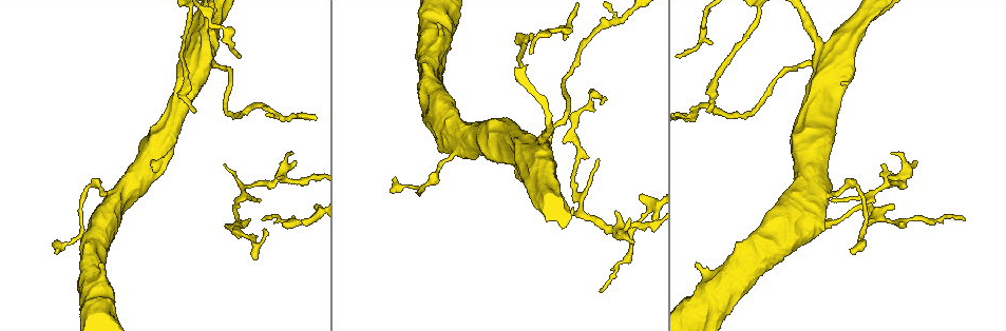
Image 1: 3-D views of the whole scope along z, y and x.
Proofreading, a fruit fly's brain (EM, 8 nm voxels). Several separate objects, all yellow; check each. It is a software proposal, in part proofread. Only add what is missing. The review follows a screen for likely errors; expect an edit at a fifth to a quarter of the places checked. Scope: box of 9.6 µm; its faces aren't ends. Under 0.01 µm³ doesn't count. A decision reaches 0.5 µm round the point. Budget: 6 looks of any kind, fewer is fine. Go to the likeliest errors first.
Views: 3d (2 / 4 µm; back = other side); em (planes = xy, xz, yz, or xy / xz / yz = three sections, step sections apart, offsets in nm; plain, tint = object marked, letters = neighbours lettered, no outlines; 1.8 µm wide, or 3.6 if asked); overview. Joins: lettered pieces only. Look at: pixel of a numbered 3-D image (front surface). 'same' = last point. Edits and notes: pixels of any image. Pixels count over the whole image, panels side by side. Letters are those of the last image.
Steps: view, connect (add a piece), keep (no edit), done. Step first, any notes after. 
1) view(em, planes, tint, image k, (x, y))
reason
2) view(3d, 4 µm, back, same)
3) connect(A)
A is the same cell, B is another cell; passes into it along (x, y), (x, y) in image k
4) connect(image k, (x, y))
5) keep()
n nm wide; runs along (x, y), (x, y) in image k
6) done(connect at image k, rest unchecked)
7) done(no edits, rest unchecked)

view(3d, 2 µm, image 1, (870, 221))
branch stops here

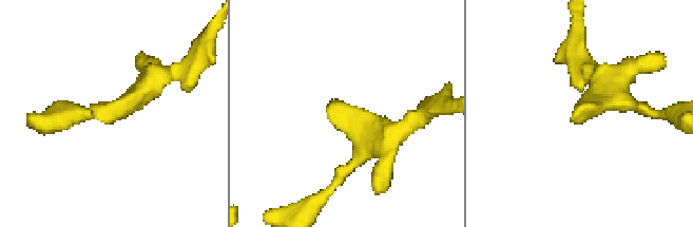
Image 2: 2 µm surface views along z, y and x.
view(em, 3.6 µm, yz, step 8, letters, image 2, (576, 110))

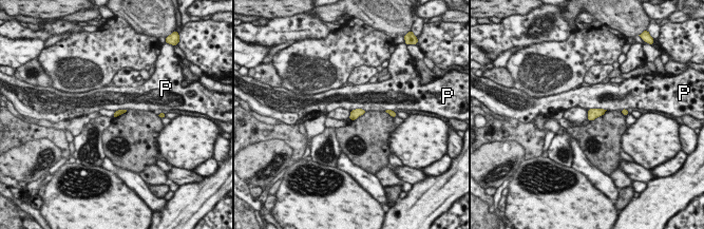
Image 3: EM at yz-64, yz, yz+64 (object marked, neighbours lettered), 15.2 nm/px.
keep()
P touches over 300 nm; P is another cell; none of them fits

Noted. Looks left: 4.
view(3d, 4 µm, image 1, (630, 240))
thin end

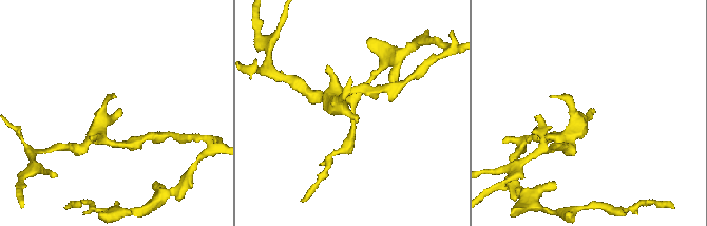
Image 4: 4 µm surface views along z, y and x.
view(em, yz, step 8, tint, image 4, (118, 110))

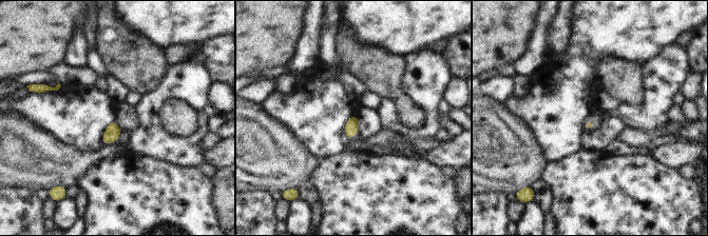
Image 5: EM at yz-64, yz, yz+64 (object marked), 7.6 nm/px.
view(em, planes, letters, same)

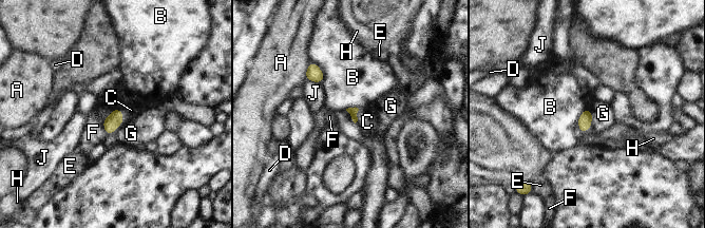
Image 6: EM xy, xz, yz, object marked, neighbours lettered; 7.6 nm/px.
connect(C)
C is the same cell, A, B, D, E, F, G, H and J are other cells; passes into it along (353, 111), (356, 116), (367, 121) in image 6; it goes on there

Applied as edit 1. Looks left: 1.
view(em, planes, letters, image 1, (532, 34))
thin end

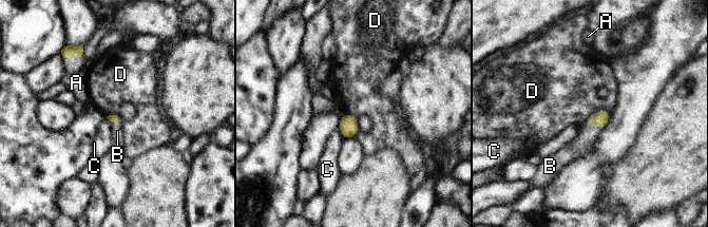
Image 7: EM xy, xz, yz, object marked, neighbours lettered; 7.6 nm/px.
connect(B)
B is the same cell, A, C and D are other cells; passes into it along (600, 118), (595, 124), (585, 139) in image 7; the neuron continues

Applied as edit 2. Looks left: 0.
done(connect at image 6, connect at image 7, rest unchecked)

